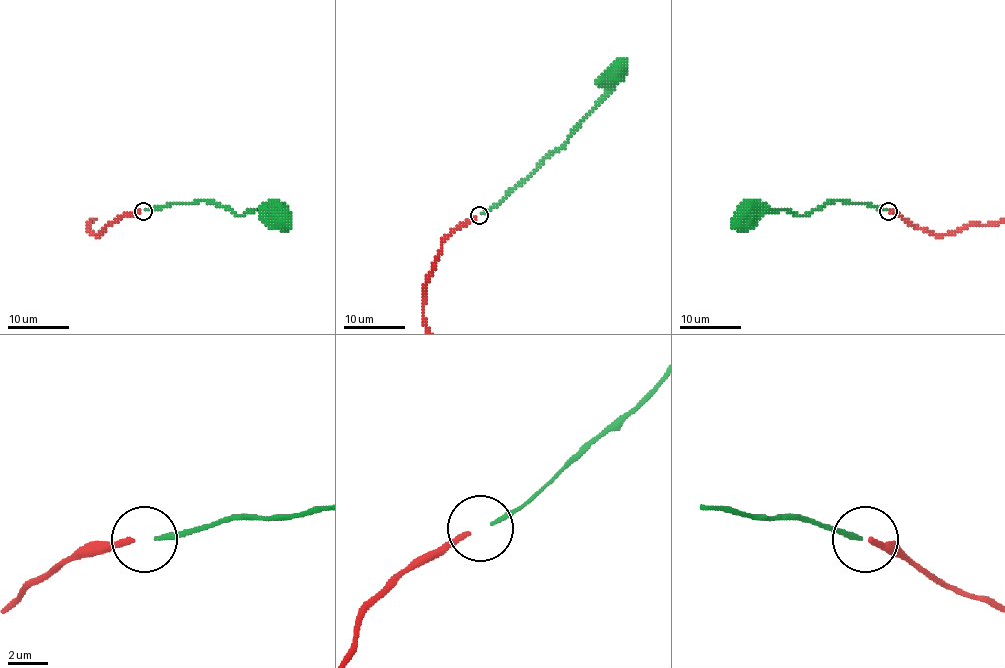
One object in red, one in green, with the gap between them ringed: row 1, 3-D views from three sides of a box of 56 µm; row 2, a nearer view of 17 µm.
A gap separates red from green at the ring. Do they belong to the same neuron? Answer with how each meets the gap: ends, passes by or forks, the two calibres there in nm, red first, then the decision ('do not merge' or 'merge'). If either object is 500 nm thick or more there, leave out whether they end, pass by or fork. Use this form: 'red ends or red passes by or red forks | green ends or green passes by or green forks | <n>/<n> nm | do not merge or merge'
red ends | green ends | 280/220 nm | do not merge

